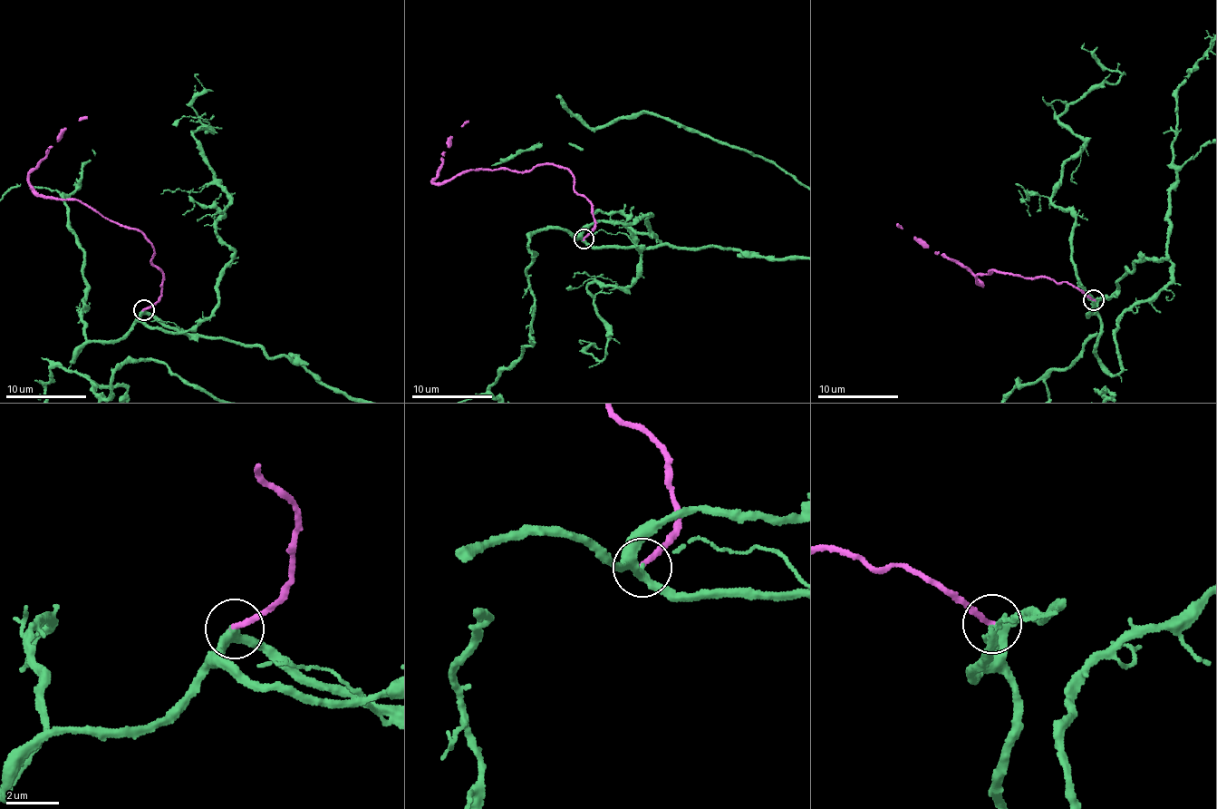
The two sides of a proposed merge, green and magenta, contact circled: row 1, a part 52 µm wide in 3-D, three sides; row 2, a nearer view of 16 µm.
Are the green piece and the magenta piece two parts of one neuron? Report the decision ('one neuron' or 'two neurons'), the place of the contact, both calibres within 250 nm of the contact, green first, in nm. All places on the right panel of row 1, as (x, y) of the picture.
one neuron; at (1094, 299); 300 nm thick on the green side, 220 nm on the other

